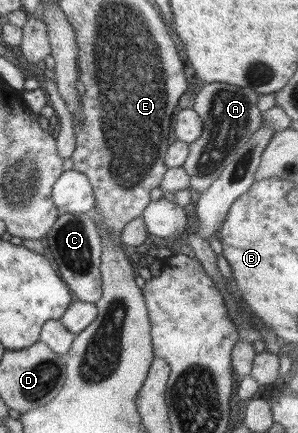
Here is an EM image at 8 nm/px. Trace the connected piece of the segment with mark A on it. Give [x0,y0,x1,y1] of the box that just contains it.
[183,82,261,193]

